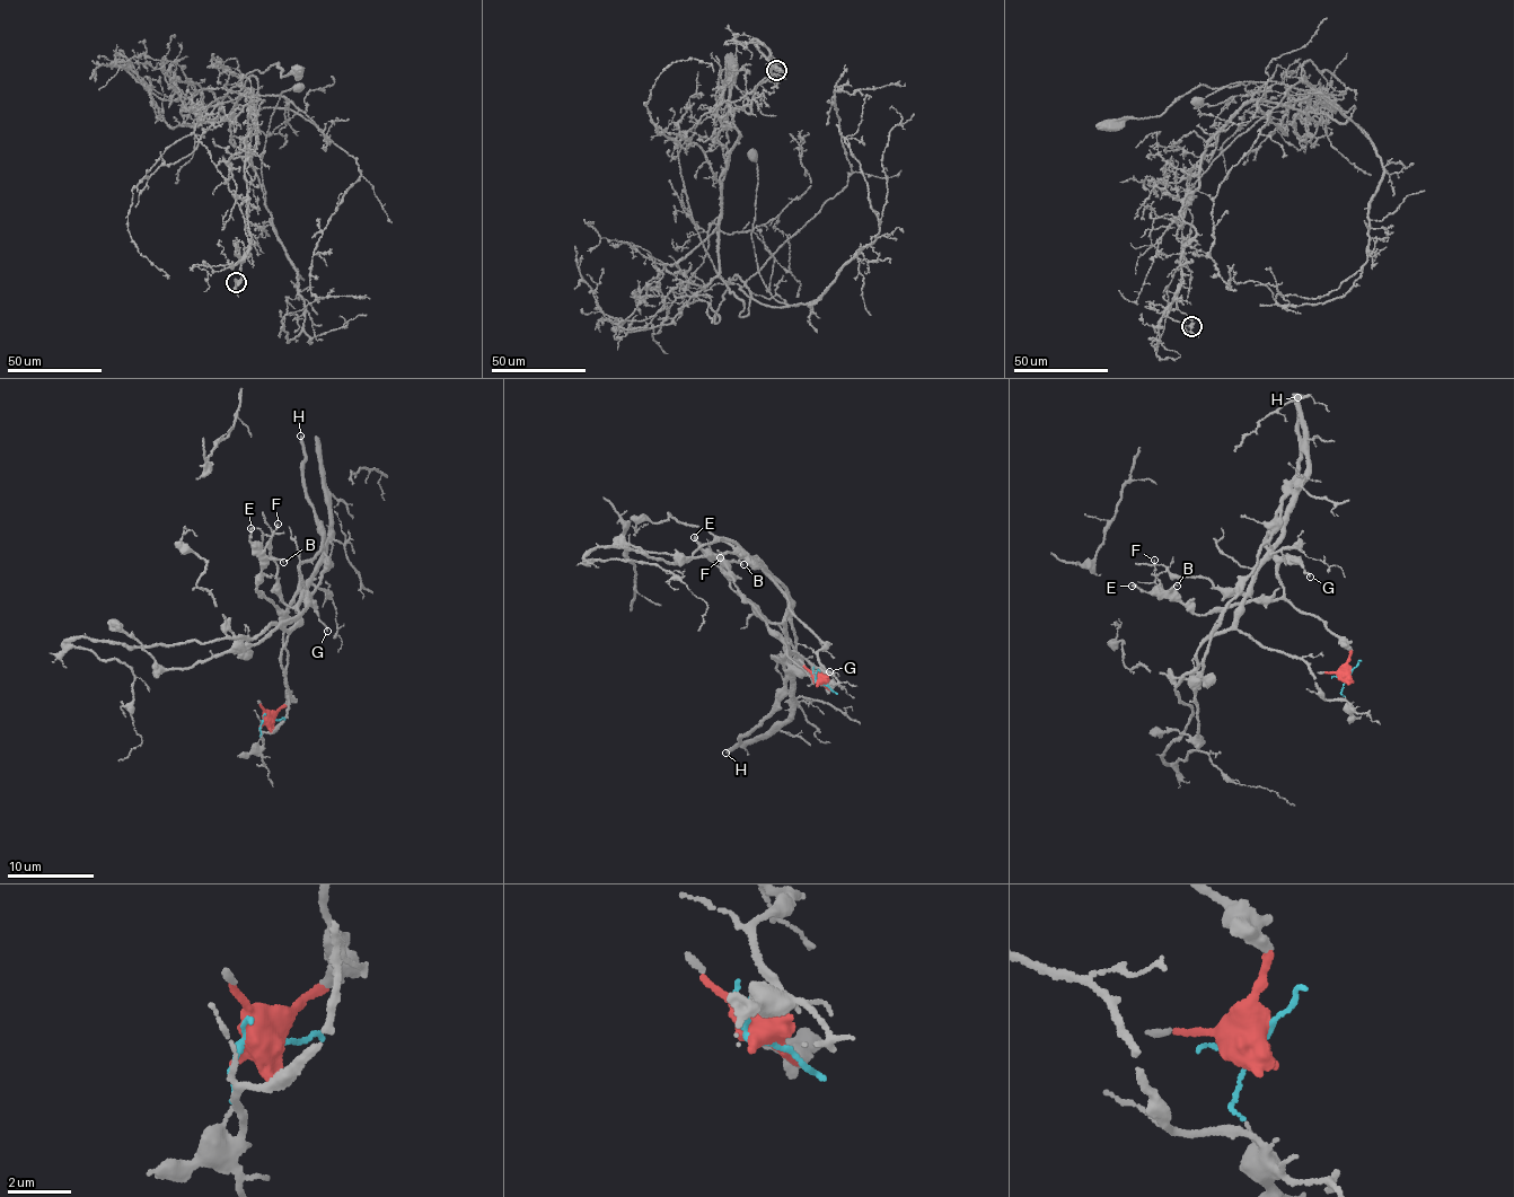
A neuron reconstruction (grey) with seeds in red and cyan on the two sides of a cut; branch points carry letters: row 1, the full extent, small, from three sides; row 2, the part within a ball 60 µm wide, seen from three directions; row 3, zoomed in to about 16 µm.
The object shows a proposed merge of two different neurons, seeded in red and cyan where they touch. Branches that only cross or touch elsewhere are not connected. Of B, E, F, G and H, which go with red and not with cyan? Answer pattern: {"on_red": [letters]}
{"on_red": ["B", "E", "F", "G", "H"]}

